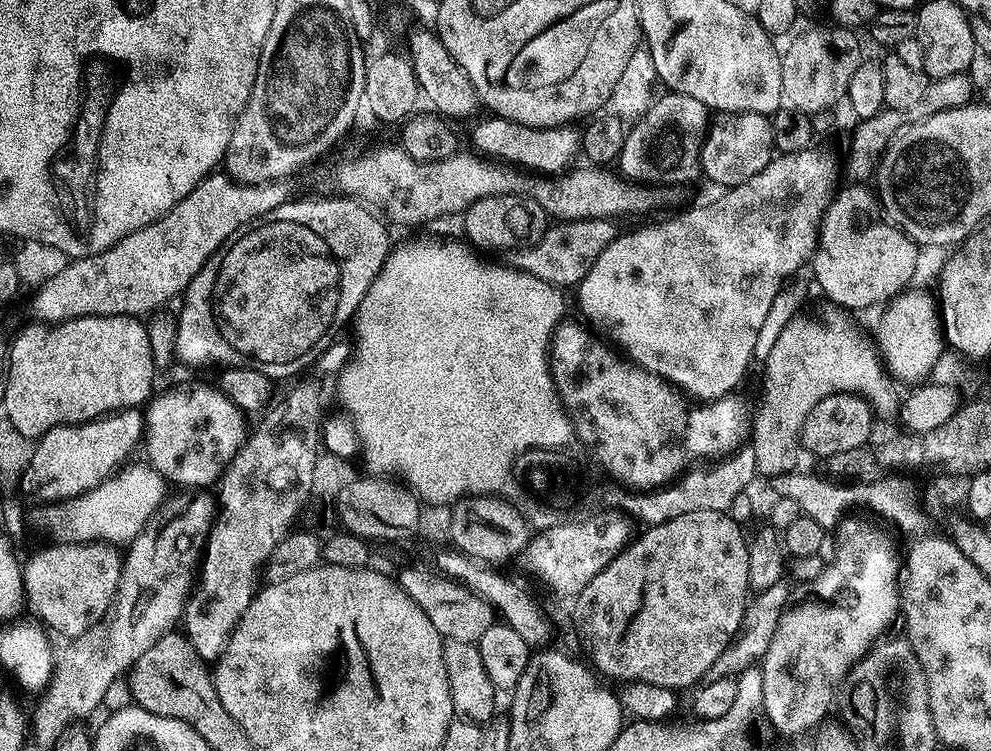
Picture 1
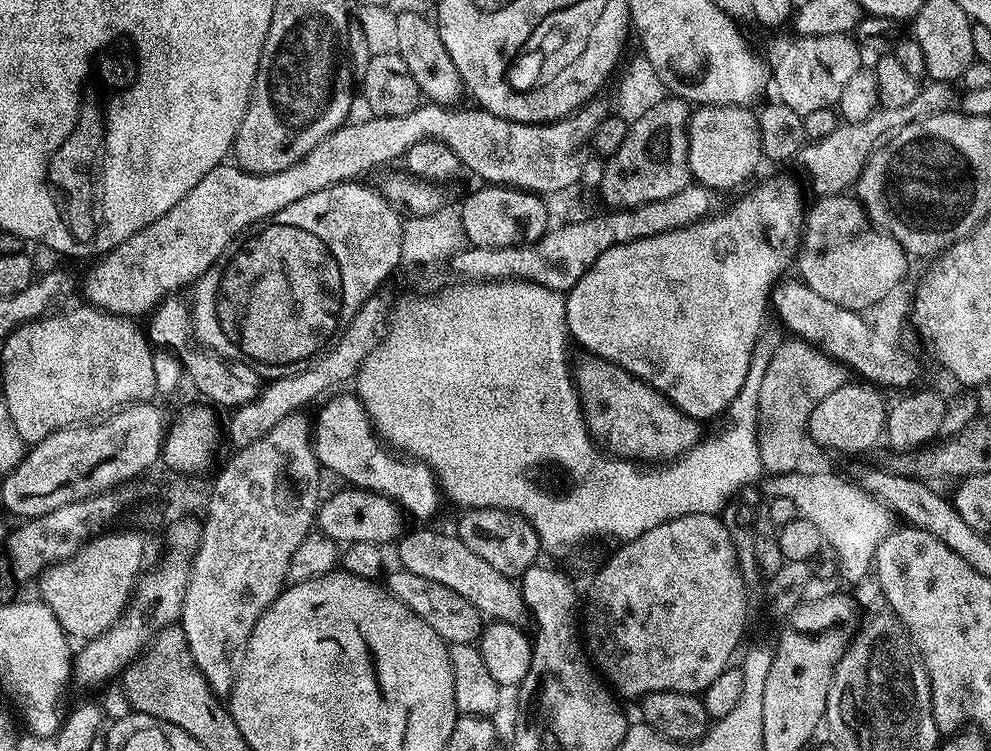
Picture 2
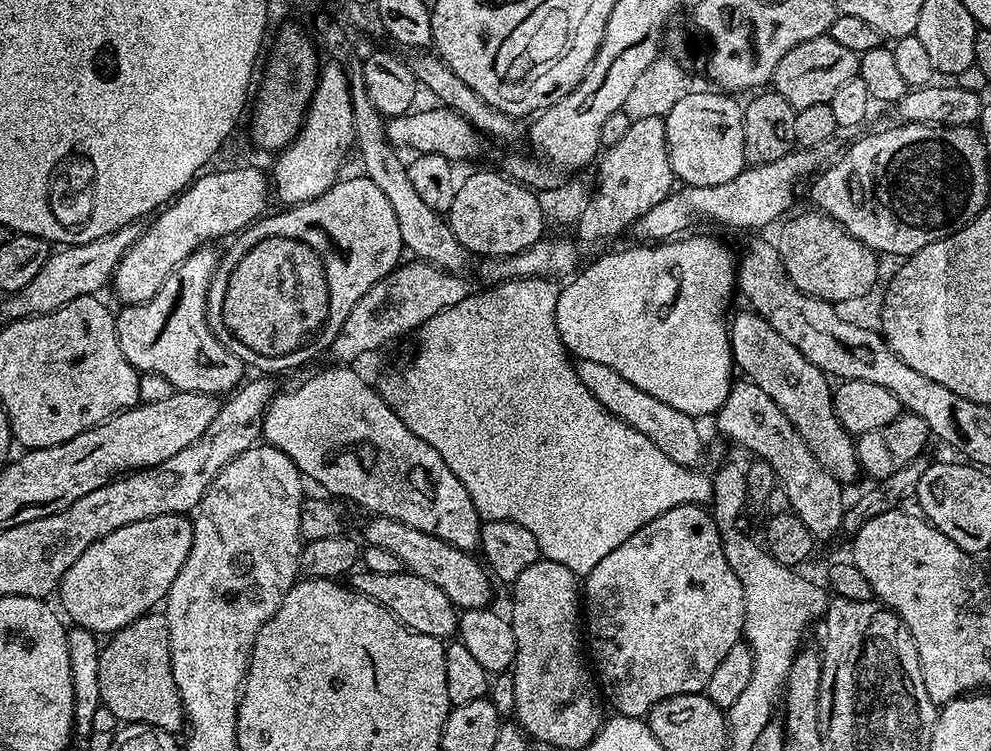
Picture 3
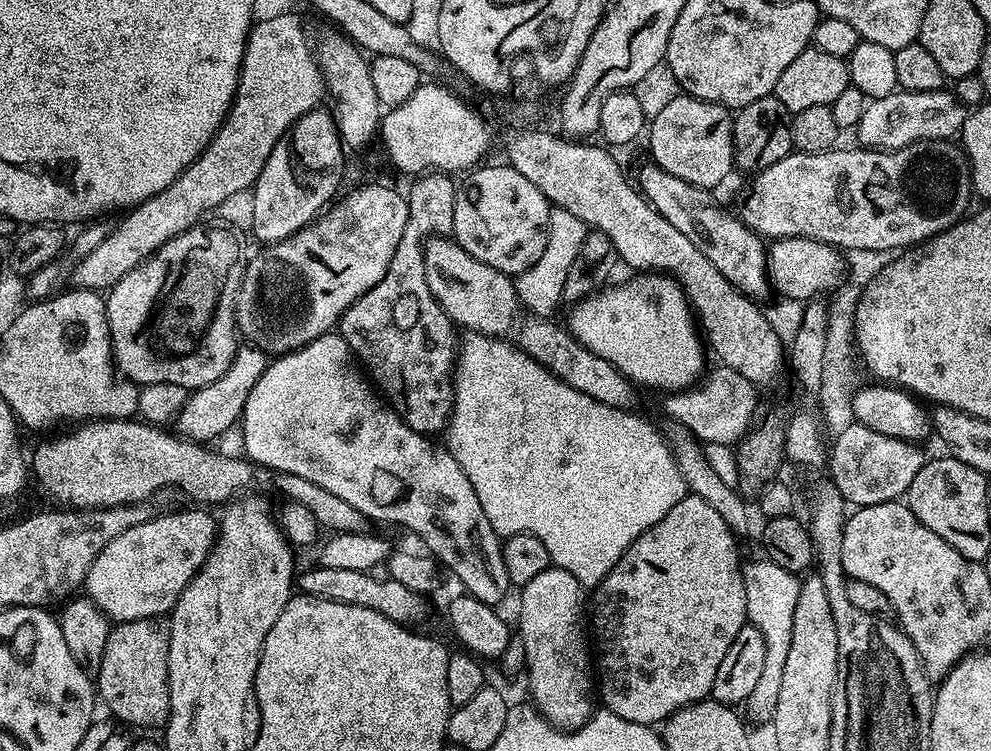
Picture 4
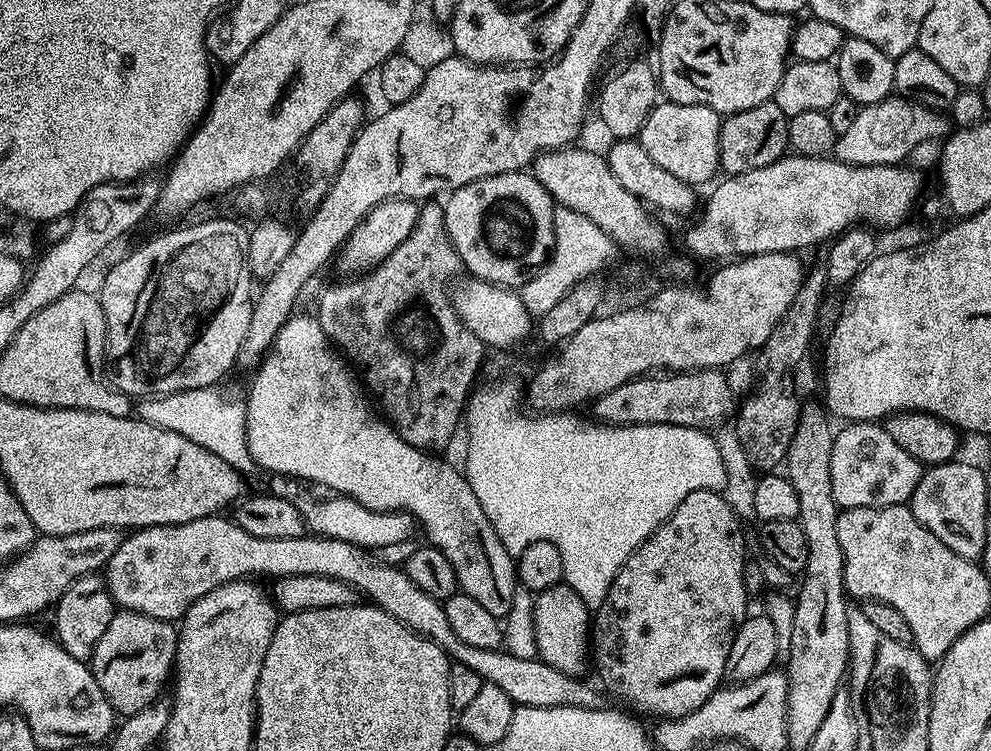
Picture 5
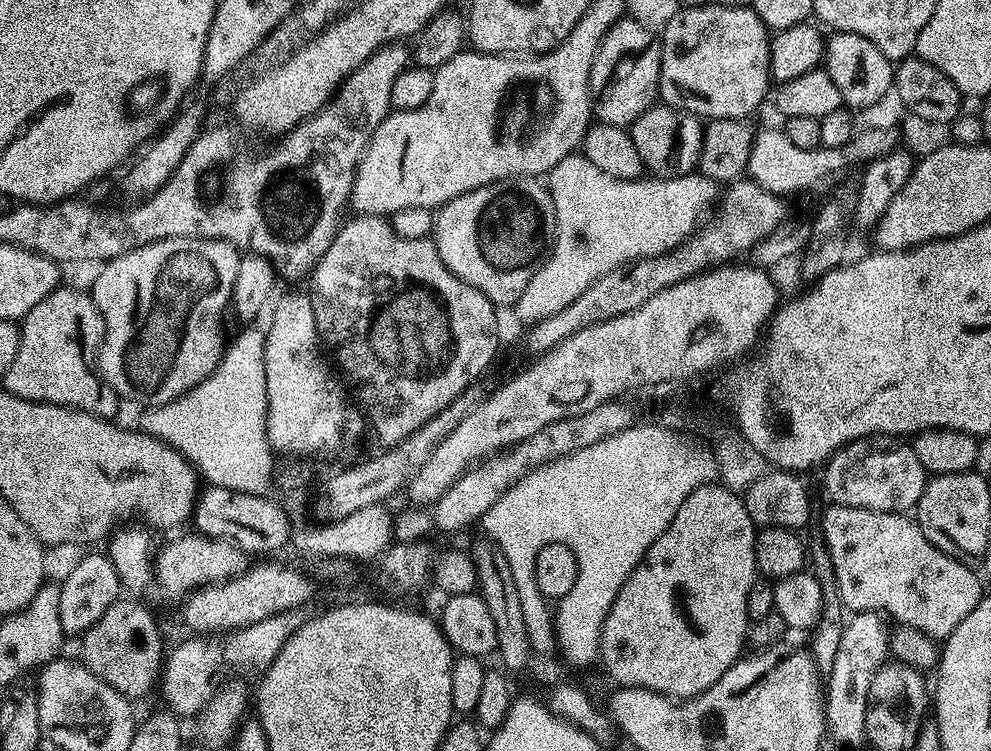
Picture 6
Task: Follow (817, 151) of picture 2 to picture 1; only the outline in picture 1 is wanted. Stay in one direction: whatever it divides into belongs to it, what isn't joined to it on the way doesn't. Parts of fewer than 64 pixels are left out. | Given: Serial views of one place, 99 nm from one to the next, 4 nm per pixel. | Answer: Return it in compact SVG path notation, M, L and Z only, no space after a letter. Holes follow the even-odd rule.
M968 72L949 74L947 78L938 78L929 83L926 94L922 94L922 102L917 102L910 106L910 110L896 112L892 108L884 108L874 118L862 120L857 123L852 136L852 153L846 160L846 176L852 182L864 182L873 175L874 163L872 156L879 157L884 149L896 139L897 135L907 129L913 128L915 124L920 124L926 118L930 118L939 112L946 110L958 110L962 106L973 103L974 87Z

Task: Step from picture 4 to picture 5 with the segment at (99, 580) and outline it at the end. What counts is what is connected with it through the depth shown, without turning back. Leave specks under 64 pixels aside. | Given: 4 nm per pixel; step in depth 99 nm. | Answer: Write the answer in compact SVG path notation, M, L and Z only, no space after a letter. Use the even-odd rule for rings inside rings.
M217 514L208 517L197 518L192 522L184 522L182 525L154 525L149 528L135 529L131 534L125 535L116 547L116 553L109 558L106 565L106 583L108 592L121 609L138 614L146 614L150 618L179 621L188 612L188 607L198 598L210 594L223 584L229 584L232 580L245 578L264 578L260 576L301 576L302 574L314 574L326 578L338 578L346 582L357 593L364 592L369 601L375 607L380 608L386 614L393 616L402 626L406 626L411 632L416 632L422 638L434 642L455 663L462 666L470 666L478 678L482 678L485 684L498 686L498 690L506 693L506 698L512 700L516 706L574 706L575 708L603 708L606 700L600 697L599 687L591 688L580 676L562 674L562 670L554 670L539 658L527 660L526 658L514 658L514 654L505 652L500 648L494 650L482 650L479 646L466 646L458 634L450 626L446 618L446 610L441 601L430 598L426 590L422 590L415 582L404 573L403 567L395 564L384 564L381 560L373 558L365 549L356 548L341 540L335 540L329 536L305 534L298 538L258 538L236 525L235 519L226 518L227 515Z

